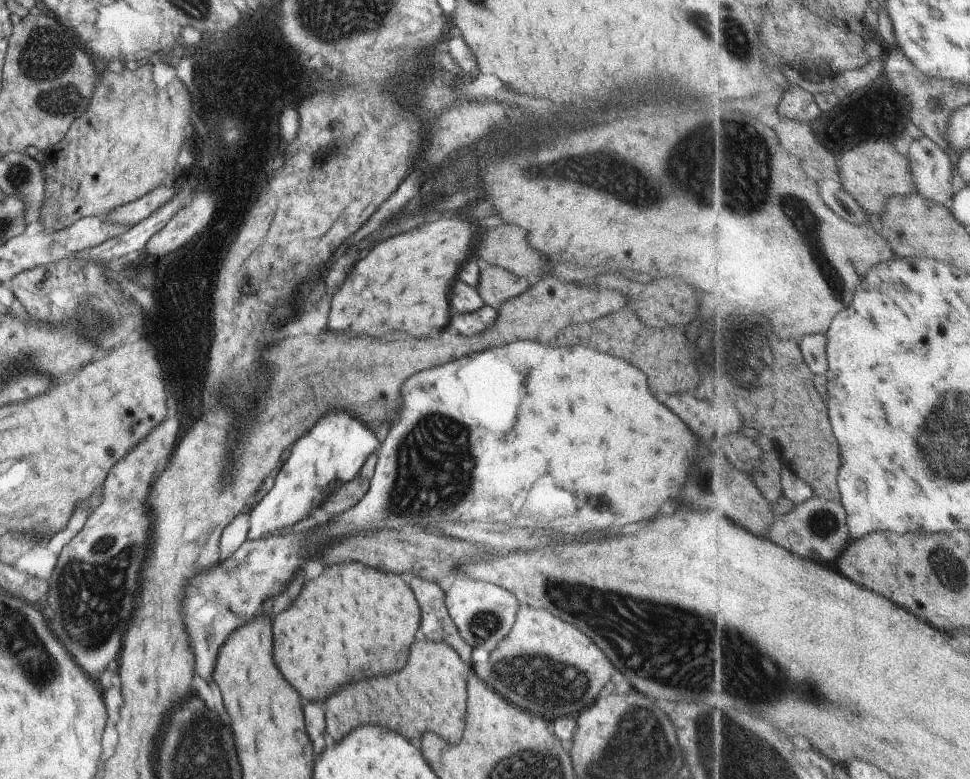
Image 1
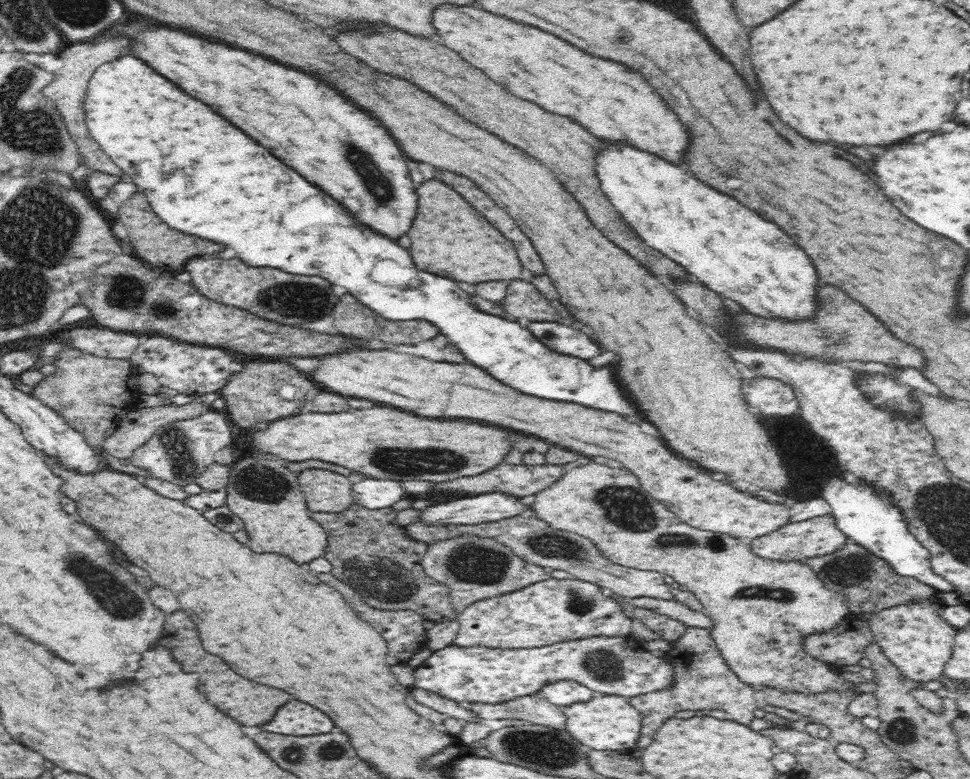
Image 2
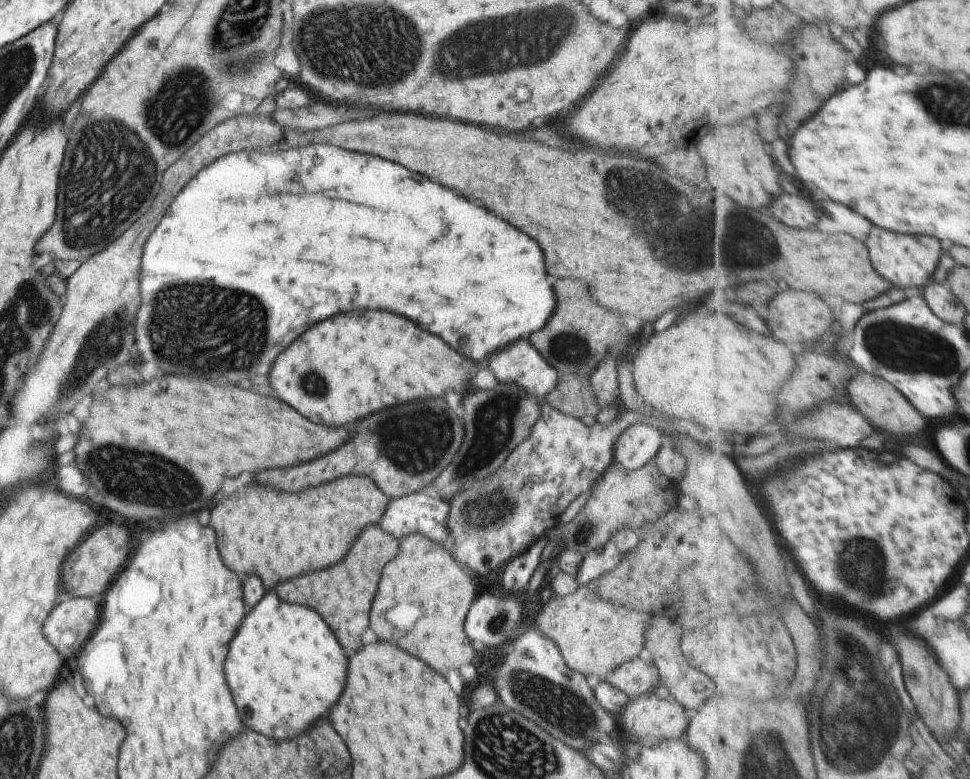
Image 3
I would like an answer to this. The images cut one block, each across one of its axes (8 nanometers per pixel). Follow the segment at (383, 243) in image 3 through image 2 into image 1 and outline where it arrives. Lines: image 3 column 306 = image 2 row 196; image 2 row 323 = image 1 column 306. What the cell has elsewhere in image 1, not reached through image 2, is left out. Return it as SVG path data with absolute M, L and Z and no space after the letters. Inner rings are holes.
M329 410L319 416L315 424L297 442L293 442L289 456L281 464L271 488L253 506L247 540L264 539L274 530L279 531L311 516L332 490L359 474L378 445L373 432L345 410Z

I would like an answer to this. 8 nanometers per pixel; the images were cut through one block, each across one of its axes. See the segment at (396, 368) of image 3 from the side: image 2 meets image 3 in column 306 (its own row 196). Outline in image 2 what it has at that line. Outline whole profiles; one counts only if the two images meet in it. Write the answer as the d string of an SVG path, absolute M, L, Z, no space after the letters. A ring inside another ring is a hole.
M126 26L124 34L134 38L136 44L132 52L140 56L140 60L146 60L156 72L178 84L184 92L202 100L214 112L230 120L234 126L242 128L248 136L258 140L258 144L270 150L270 154L280 156L280 162L294 168L308 182L320 186L326 194L330 194L350 212L354 212L352 216L360 225L368 226L373 232L392 240L398 240L400 236L408 234L416 216L418 194L408 174L404 154L396 146L392 136L376 120L354 108L338 92L318 82L316 78L310 78L308 74L284 68L262 56L228 48L224 44L214 44L164 26Z

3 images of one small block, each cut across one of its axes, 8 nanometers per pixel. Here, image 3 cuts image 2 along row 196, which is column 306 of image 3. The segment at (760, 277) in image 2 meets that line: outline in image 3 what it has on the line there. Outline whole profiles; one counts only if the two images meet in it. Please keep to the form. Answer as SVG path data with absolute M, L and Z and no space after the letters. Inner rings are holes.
M269 591L236 629L223 672L241 722L267 738L285 740L303 734L331 710L345 686L345 666L345 652L313 610L280 601Z

